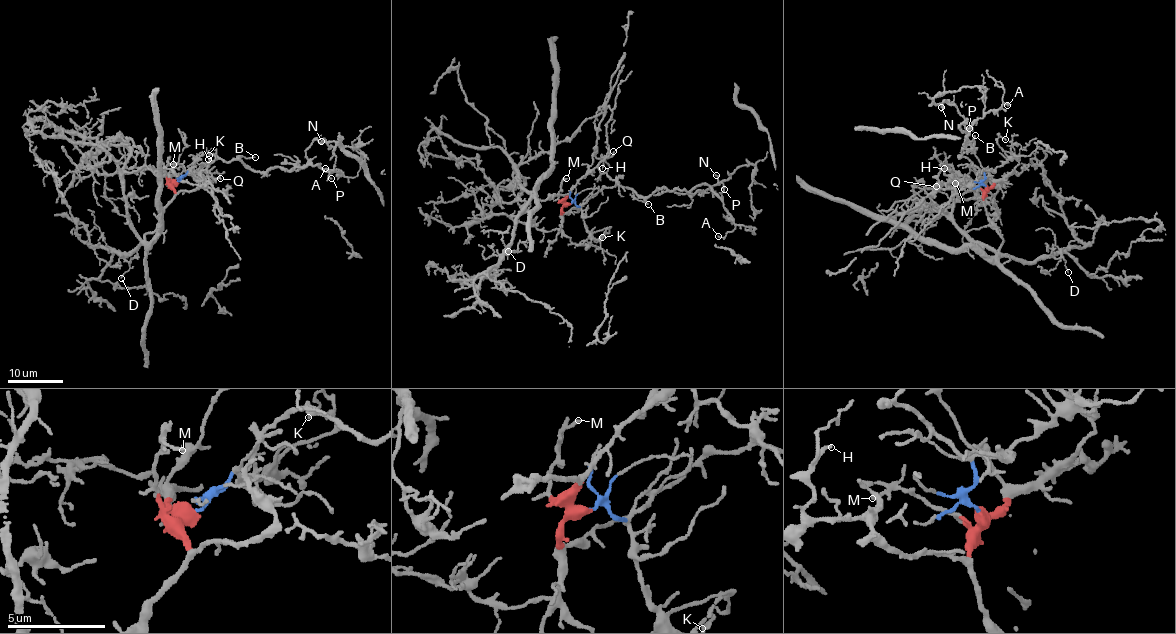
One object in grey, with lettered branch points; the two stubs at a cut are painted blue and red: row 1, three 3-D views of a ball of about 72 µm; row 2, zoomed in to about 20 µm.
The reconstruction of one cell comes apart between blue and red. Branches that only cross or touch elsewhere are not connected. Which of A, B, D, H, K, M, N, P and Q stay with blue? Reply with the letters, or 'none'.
A, B, K, N, P

